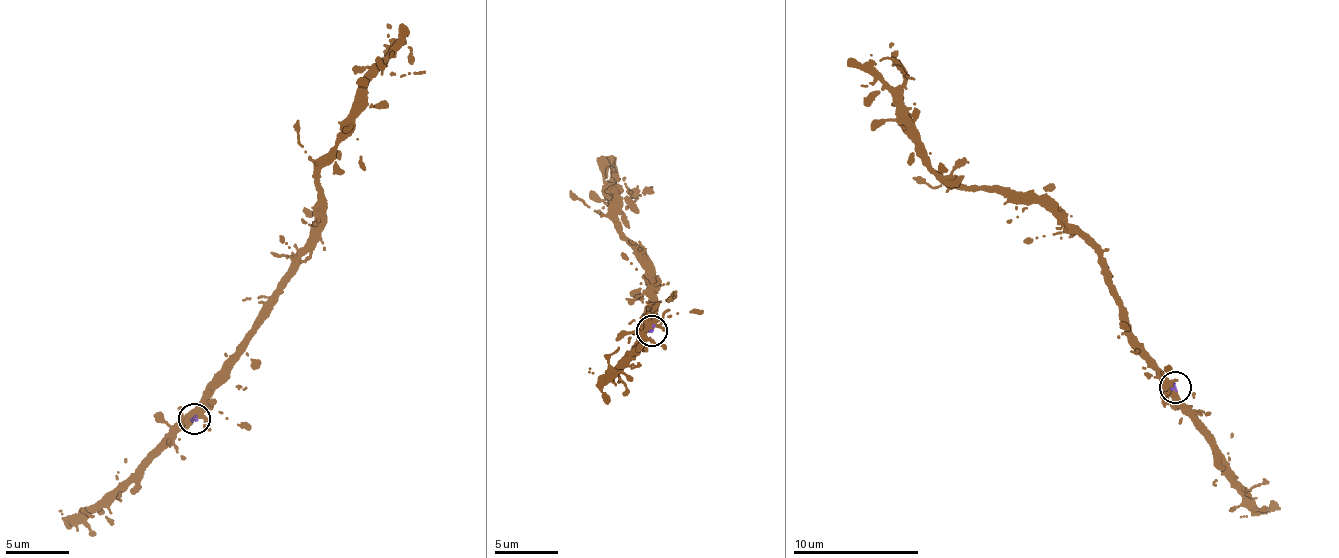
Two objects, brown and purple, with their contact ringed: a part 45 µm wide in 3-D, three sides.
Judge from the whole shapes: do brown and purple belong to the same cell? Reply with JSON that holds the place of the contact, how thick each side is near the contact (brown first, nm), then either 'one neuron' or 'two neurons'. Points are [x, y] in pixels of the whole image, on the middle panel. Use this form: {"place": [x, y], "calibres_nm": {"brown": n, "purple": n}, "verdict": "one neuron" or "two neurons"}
{"place": [651, 331], "calibres_nm": {"brown": 500, "purple": 190}, "verdict": "one neuron"}

